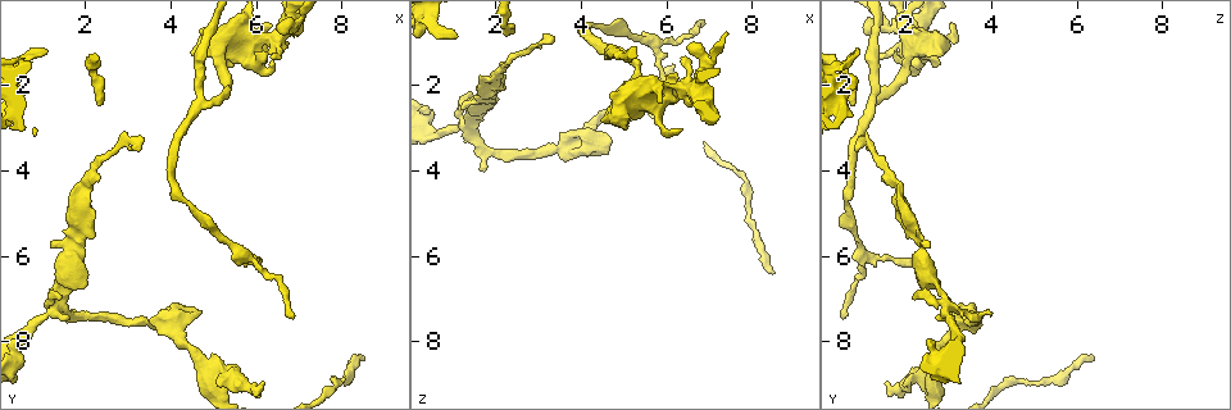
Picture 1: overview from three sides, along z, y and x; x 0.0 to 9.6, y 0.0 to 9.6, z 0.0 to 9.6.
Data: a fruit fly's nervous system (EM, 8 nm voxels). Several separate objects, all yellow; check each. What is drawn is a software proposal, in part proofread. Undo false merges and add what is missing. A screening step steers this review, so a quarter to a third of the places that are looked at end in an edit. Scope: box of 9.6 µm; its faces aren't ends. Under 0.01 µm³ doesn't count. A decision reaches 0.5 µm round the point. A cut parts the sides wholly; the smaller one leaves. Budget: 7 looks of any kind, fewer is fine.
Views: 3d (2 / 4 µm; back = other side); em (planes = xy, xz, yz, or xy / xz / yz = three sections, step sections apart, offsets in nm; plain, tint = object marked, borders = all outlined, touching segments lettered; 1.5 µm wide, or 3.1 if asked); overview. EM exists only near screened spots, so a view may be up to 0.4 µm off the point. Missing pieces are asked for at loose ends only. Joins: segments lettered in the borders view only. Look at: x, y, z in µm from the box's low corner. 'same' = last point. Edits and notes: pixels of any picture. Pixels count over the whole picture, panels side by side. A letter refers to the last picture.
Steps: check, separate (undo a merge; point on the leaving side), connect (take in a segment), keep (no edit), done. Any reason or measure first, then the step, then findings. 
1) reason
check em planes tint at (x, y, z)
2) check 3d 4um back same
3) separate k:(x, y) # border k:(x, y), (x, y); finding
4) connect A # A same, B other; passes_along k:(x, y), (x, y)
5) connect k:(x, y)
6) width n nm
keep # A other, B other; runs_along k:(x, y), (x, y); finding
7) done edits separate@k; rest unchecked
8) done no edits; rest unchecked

check 3d 2um at (8.50, 8.40, 6.40)

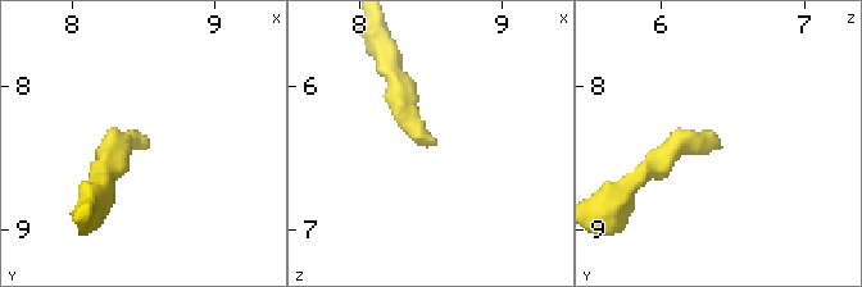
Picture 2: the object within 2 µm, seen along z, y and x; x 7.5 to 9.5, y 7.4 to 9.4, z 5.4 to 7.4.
check em xz step 4 tint at (8.50, 8.42, 6.40)

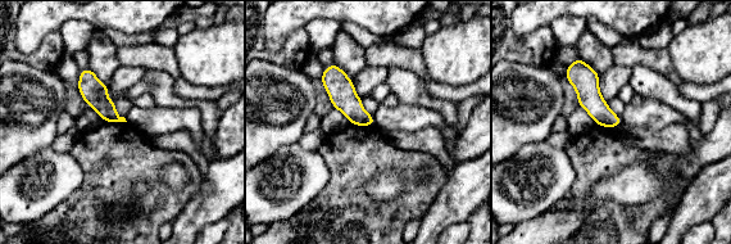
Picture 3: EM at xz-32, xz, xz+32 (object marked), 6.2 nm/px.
check em planes borders same

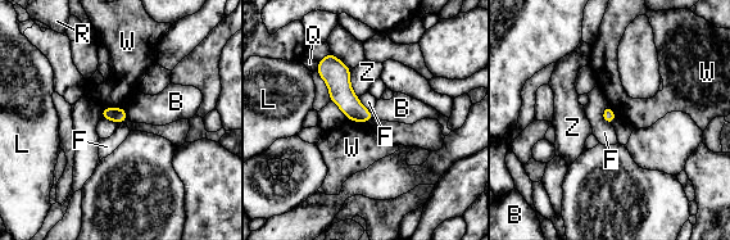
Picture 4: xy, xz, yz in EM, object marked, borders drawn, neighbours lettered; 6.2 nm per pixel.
keep # B other, F other, L other, Q other, R other, W other, Z other; border 4:(103, 107), (123, 108); none of them fits

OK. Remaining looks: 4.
three arms meet
check em xz step 8 tint at (3.65, 7.50, 3.45)

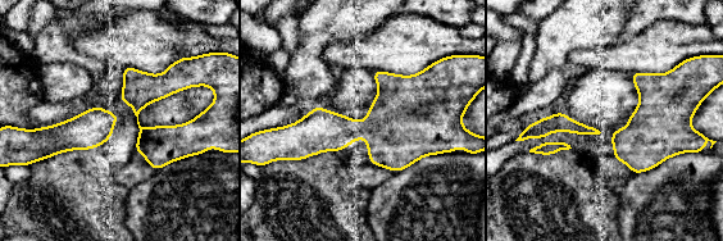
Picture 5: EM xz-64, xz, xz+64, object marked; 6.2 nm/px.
cut it another way
check em planes borders same

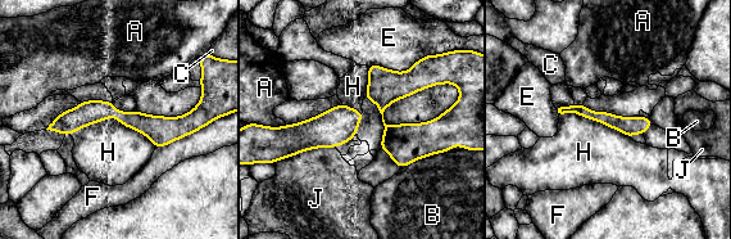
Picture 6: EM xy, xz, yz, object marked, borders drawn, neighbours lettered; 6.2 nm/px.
width 90 nm
keep # A other, B other, C other, E other, F other, H other, J other; border 6:(71, 134), (113, 116), (155, 147); one neuron here

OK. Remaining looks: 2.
done no edits; rest unchecked

